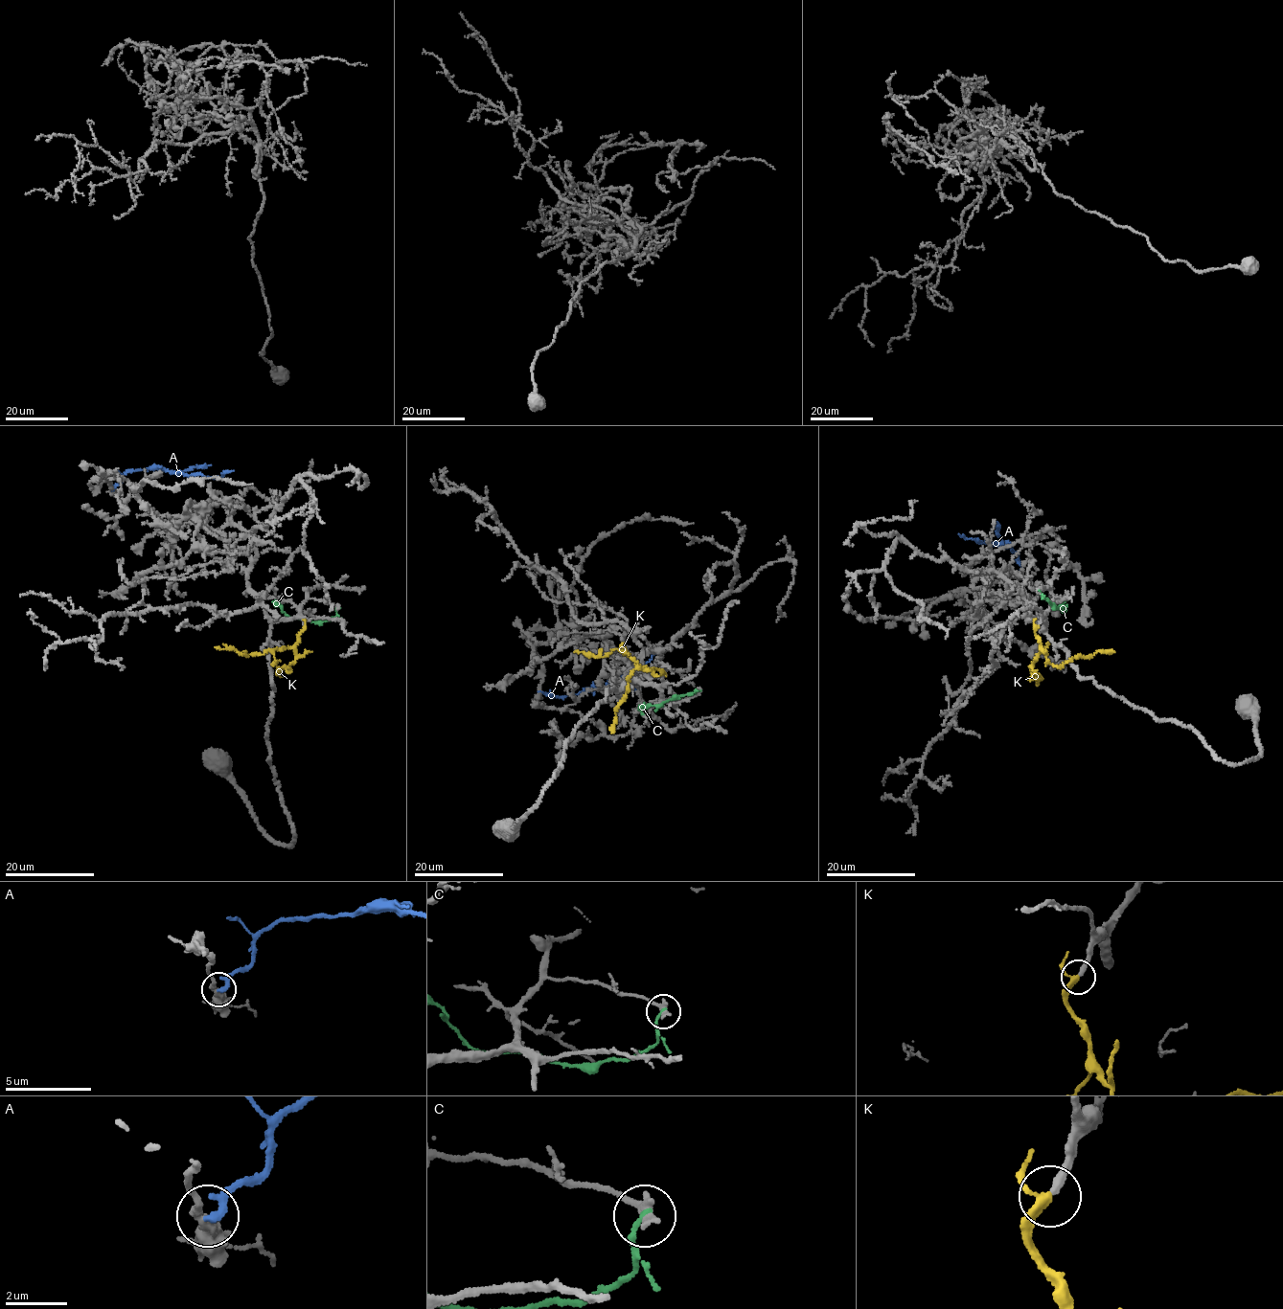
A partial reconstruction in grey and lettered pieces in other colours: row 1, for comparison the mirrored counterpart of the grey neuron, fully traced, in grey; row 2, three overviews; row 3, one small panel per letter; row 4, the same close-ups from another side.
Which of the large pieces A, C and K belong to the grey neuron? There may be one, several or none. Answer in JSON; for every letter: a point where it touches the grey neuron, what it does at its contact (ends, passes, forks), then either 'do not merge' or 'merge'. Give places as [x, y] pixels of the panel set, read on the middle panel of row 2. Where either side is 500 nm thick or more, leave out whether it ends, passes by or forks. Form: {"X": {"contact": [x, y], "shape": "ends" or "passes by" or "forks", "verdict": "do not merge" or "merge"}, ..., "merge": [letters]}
{"A": {"contact": [539, 691], "shape": "ends", "verdict": "do not merge"}, "C": {"contact": [698, 690], "shape": "ends", "verdict": "do not merge"}, "K": {"contact": [661, 674], "shape": "passes by", "verdict": "merge"}, "merge": ["K"]}

